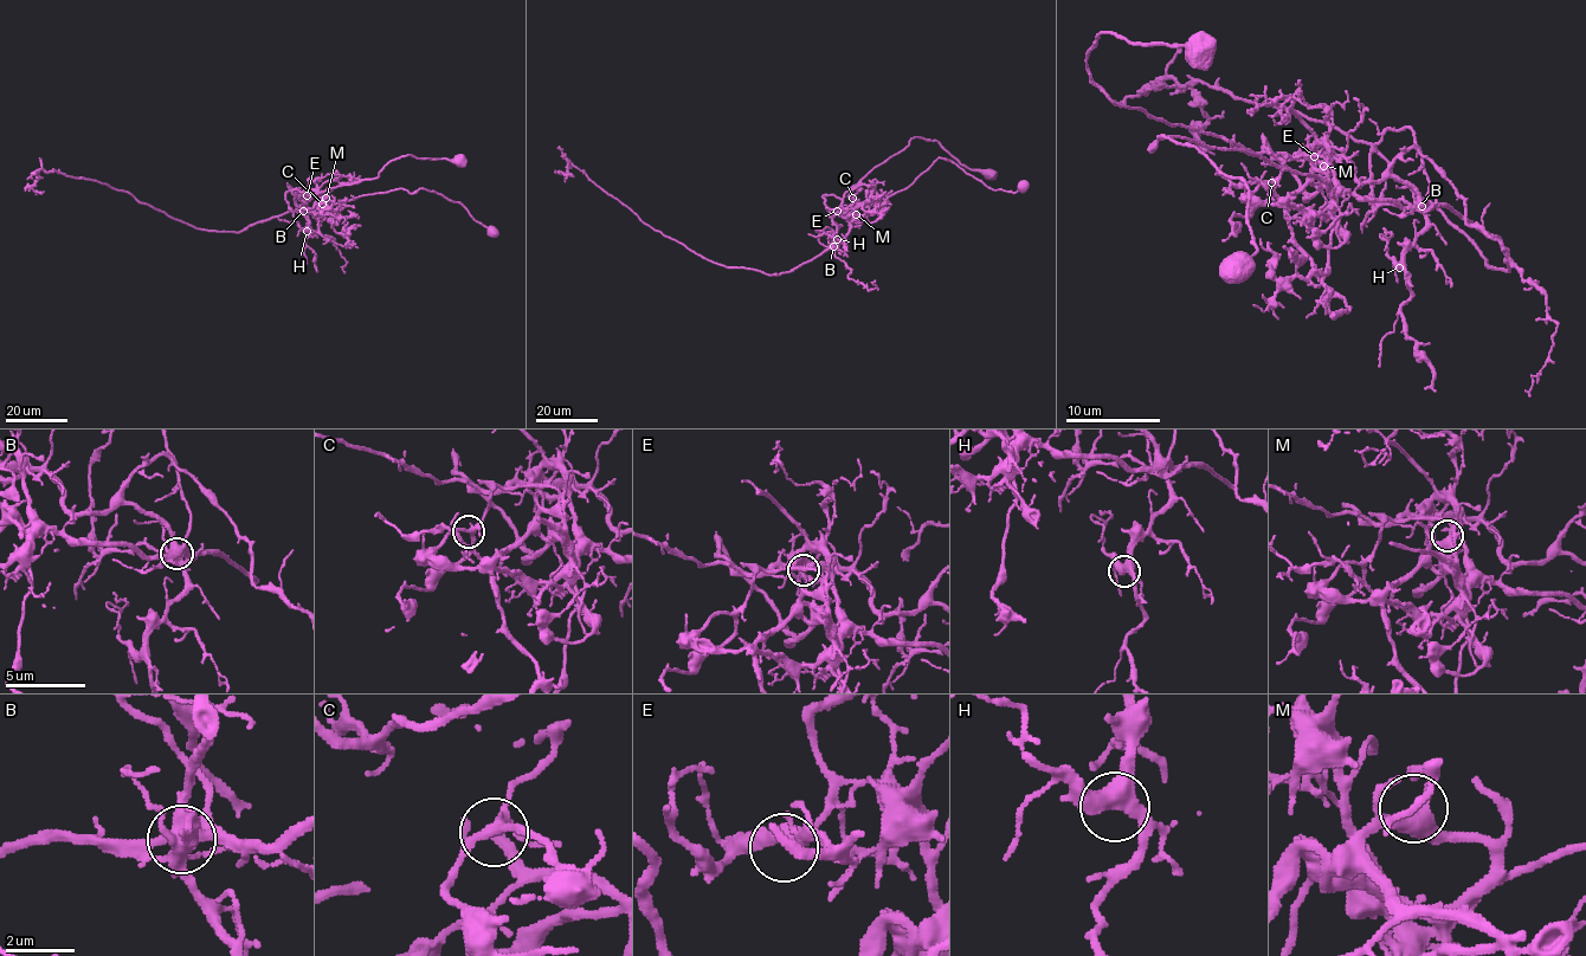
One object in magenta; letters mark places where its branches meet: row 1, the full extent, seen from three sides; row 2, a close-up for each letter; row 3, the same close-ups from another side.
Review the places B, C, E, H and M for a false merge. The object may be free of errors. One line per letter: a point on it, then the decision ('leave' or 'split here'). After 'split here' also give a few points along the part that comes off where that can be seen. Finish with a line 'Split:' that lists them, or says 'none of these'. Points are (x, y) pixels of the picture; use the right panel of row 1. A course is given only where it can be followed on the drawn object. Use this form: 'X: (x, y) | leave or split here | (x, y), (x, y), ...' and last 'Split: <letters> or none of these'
B: (1422, 206) | split here | (1420, 206), (1494, 234), (1508, 270), (1489, 267), (1368, 142), (1165, 78), (1188, 88), (1207, 144)
C: (1271, 182) | leave
E: (1314, 156) | leave
H: (1399, 267) | leave
M: (1323, 166) | leave
Split: B

